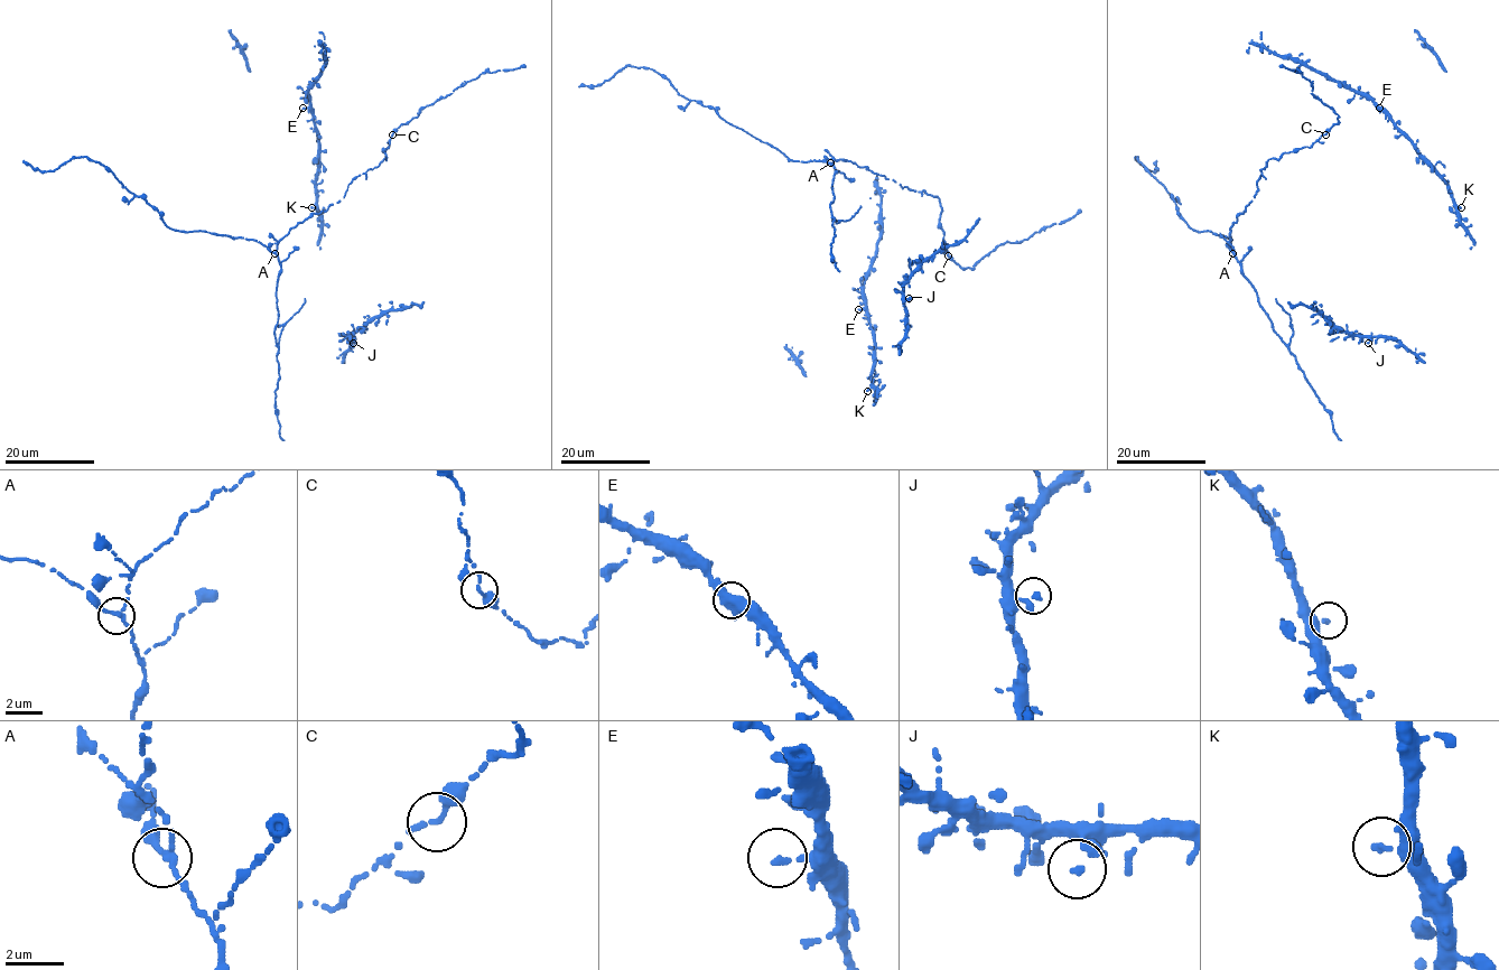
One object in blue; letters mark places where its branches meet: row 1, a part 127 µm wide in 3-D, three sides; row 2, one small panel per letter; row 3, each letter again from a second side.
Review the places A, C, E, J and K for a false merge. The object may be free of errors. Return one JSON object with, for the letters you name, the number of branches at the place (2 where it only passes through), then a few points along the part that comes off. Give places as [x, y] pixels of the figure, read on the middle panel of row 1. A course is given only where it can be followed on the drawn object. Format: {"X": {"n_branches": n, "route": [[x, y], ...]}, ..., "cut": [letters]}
{"cut": []}

